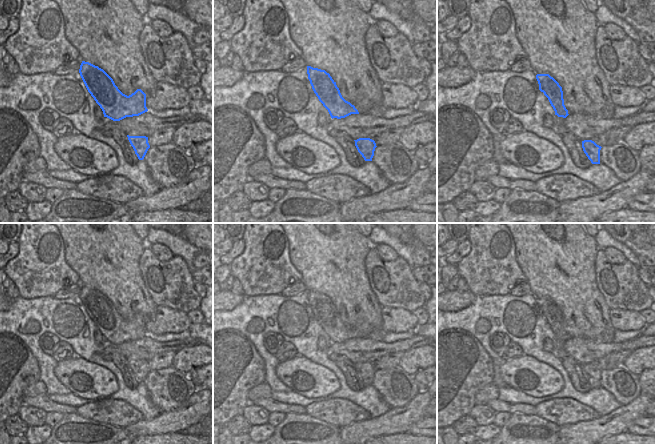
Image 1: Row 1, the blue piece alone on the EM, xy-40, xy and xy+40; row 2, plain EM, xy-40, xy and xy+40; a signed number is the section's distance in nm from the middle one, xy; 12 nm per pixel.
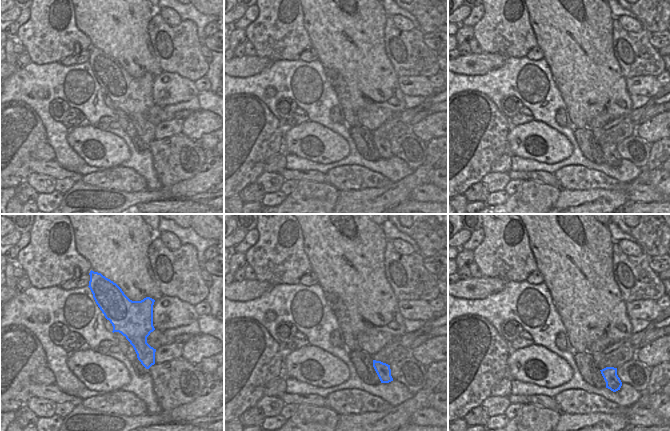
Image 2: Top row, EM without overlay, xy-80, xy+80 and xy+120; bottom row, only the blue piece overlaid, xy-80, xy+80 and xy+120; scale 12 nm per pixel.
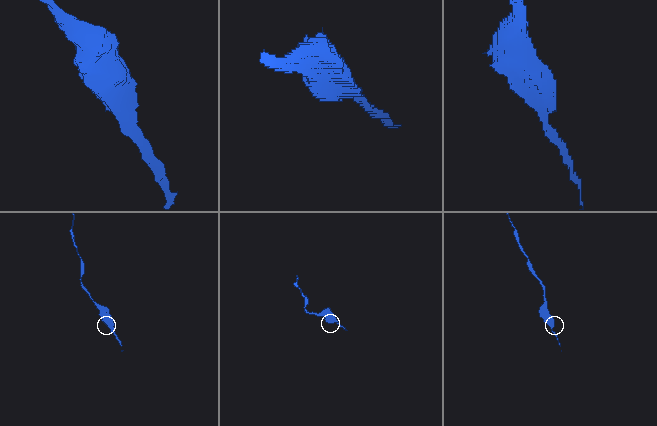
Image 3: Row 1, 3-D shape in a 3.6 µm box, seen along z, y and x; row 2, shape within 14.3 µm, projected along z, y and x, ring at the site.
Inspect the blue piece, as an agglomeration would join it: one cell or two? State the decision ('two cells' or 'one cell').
two cells

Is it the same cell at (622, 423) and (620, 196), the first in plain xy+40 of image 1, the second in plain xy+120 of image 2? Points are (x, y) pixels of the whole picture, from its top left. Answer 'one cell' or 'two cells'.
one cell

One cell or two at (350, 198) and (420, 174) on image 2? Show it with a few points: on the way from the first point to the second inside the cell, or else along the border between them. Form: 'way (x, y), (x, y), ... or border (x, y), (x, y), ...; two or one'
way (367, 203), (385, 200), (403, 188); one

